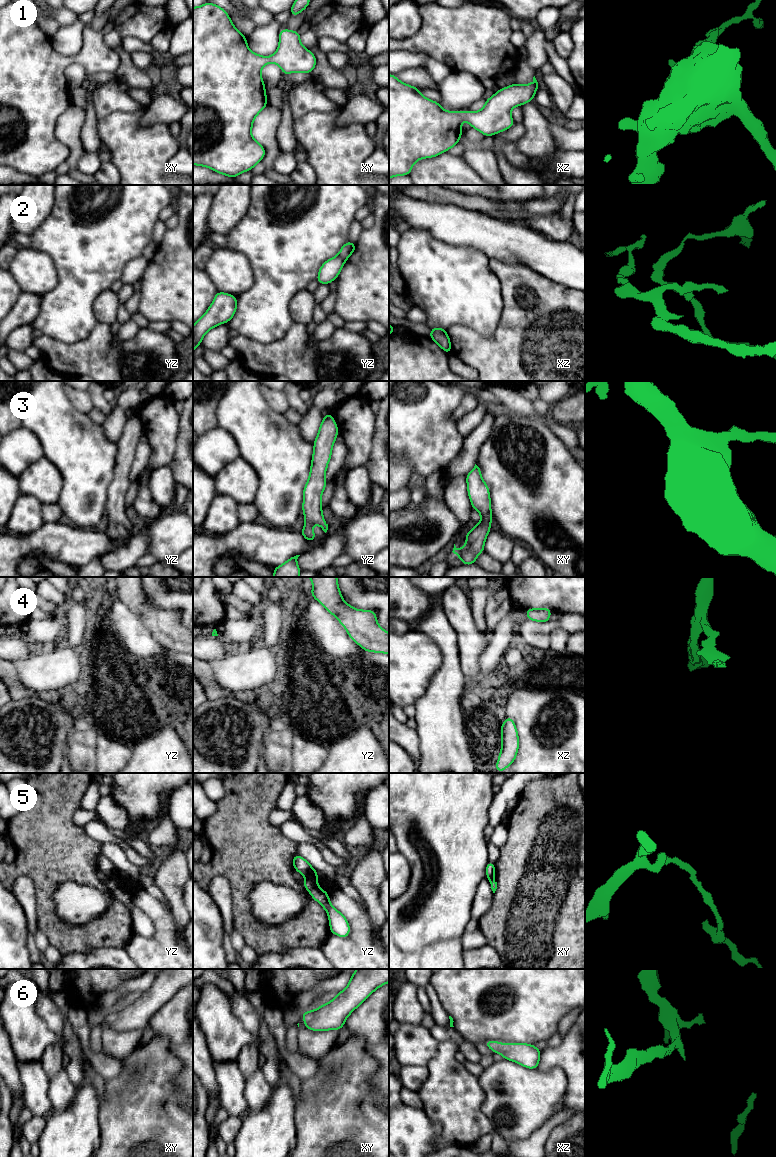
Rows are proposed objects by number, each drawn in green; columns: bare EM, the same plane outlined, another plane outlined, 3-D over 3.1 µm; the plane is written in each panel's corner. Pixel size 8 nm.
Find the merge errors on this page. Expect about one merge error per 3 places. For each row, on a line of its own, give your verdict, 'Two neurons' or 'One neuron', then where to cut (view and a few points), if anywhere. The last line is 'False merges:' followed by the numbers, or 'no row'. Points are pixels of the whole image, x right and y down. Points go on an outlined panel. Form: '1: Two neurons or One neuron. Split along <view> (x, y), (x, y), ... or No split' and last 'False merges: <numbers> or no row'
1: One neuron. No split
2: Two neurons. Split along xz (431, 329), (446, 333)
3: One neuron. No split
4: One neuron. No split
5: Two neurons. Split along yz (306, 878), (316, 879)
6: One neuron. No split
False merges: 2, 5

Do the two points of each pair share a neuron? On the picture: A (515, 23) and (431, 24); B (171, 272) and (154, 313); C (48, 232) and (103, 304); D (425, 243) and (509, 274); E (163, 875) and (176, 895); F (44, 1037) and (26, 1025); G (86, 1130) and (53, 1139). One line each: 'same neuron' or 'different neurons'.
A: different neurons
B: same neuron
C: different neurons
D: different neurons
E: same neuron
F: same neuron
G: same neuron

